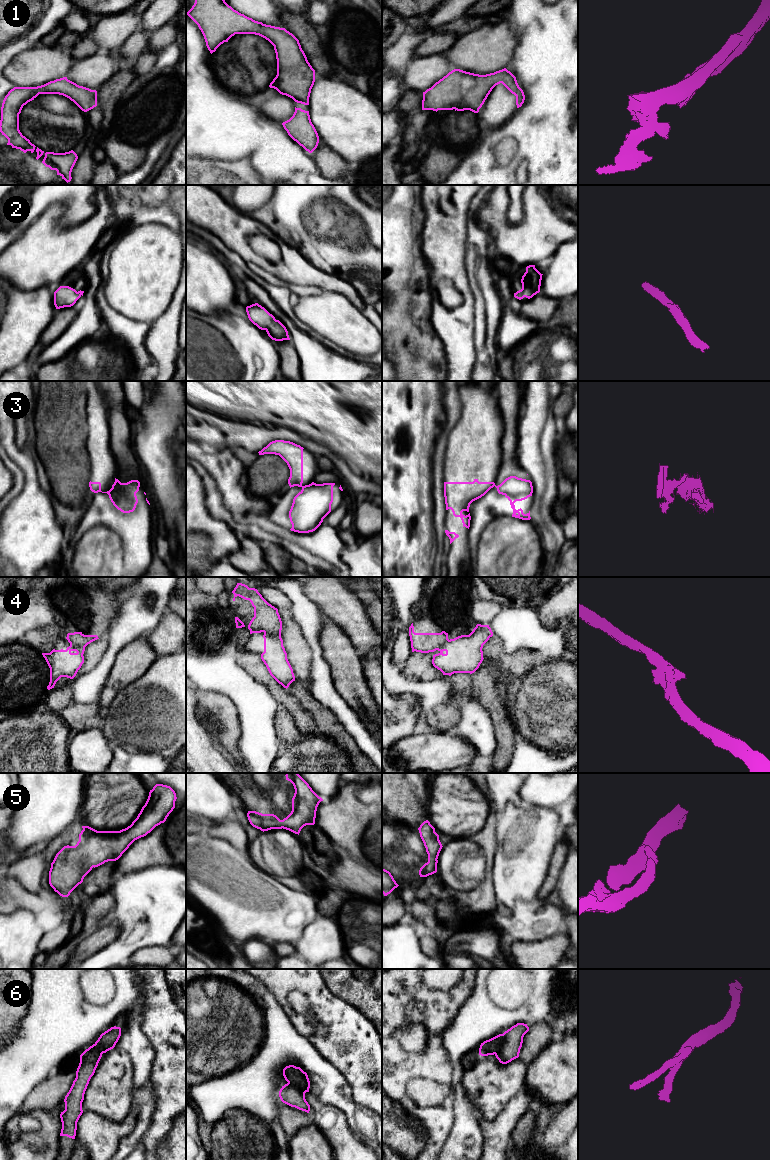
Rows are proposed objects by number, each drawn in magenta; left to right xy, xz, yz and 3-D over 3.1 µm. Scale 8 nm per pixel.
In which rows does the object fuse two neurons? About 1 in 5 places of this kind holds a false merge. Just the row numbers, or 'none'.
3, 4, 6

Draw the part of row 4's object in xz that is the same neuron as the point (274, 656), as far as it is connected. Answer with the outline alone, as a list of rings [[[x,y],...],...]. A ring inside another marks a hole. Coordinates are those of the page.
[[[264,633],[264,652],[261,659],[266,665],[270,675],[284,688],[295,681],[293,669],[287,659],[283,640],[279,635]]]

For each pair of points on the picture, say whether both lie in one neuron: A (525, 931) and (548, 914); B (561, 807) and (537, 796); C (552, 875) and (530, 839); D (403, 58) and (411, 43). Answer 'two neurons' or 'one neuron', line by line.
A: one neuron
B: one neuron
C: two neurons
D: one neuron

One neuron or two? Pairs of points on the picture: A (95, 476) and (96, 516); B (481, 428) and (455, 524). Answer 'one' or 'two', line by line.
A: two
B: one

